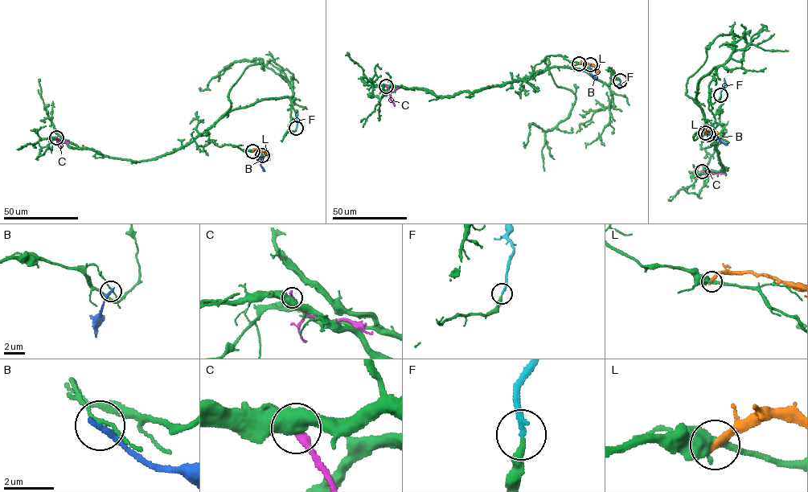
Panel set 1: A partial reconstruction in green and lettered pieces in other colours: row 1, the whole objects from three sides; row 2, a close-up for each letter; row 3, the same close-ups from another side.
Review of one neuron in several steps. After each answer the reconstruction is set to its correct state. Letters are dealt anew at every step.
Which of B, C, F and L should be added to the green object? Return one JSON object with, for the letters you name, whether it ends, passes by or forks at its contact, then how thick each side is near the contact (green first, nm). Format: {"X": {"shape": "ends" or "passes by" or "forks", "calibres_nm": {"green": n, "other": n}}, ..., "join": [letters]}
{"F": {"shape": "ends", "calibres_nm": {"green": 280, "other": 240}}, "join": ["F"]}

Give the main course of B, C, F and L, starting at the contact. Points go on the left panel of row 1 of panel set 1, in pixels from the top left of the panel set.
B: (262, 155), (260, 161), (264, 170)
C: (57, 137), (61, 147)
F: (296, 128), (297, 112)
L: (252, 151), (264, 151), (269, 159)

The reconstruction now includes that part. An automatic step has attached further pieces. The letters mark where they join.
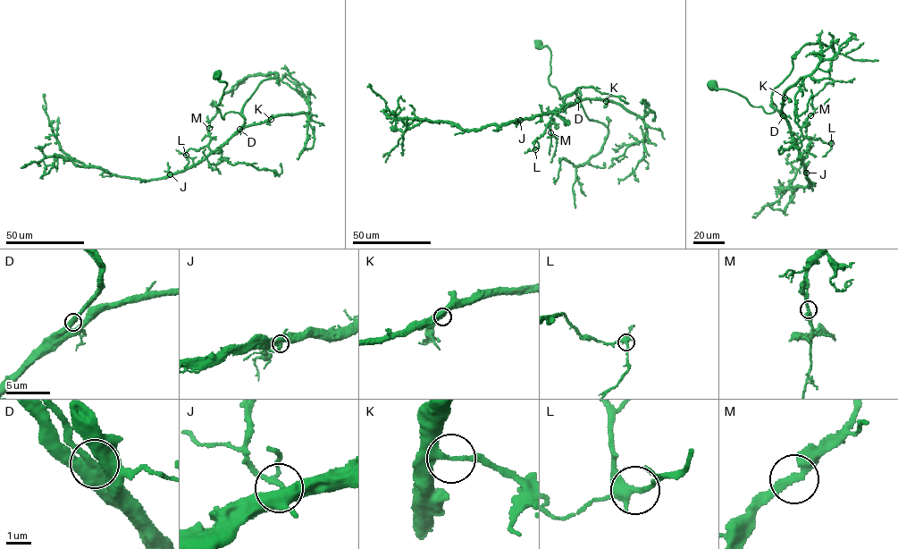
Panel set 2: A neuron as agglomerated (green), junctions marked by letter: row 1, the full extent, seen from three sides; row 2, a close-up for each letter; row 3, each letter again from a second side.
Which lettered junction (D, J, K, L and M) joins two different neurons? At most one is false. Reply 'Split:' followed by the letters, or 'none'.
Split: none

